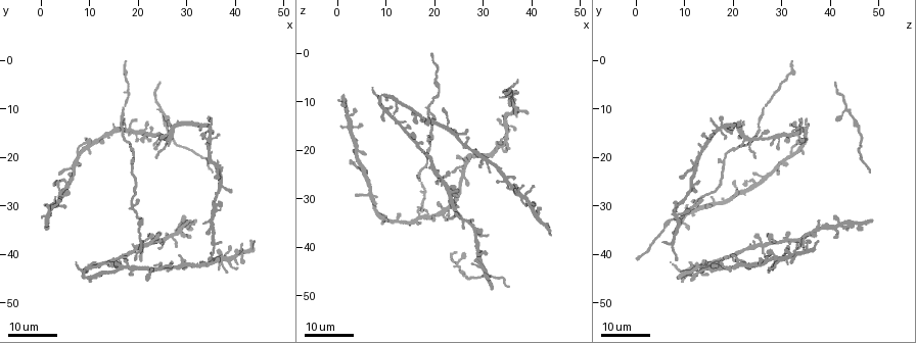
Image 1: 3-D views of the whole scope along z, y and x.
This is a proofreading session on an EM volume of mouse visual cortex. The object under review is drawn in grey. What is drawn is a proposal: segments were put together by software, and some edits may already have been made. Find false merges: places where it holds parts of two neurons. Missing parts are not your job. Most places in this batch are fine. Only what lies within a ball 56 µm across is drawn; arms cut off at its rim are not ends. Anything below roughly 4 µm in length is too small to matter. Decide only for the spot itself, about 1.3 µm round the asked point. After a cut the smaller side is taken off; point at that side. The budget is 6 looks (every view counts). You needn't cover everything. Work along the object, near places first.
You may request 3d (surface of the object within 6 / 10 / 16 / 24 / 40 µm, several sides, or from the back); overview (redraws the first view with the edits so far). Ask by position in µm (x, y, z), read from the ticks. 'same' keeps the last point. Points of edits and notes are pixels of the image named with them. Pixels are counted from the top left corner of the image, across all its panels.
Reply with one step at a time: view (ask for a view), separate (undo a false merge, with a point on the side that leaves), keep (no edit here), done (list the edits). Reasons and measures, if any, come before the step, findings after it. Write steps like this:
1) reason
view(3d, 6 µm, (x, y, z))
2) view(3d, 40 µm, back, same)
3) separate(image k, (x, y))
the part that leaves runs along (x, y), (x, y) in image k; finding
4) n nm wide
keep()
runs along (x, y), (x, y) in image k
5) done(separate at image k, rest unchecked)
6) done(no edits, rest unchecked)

four or more arms meet
view(3d, 24 µm, (22.5, 14.5, 32.0))

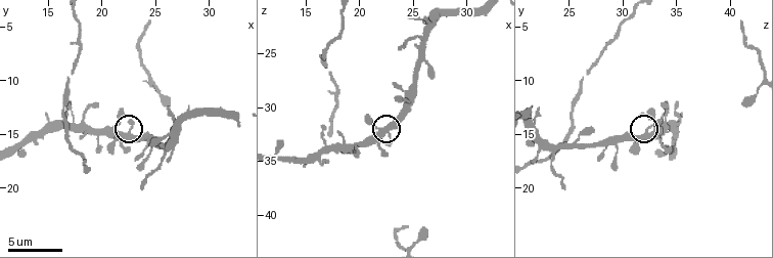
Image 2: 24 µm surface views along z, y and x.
closer look
view(3d, 6 µm, (22.4, 14.6, 32.2))

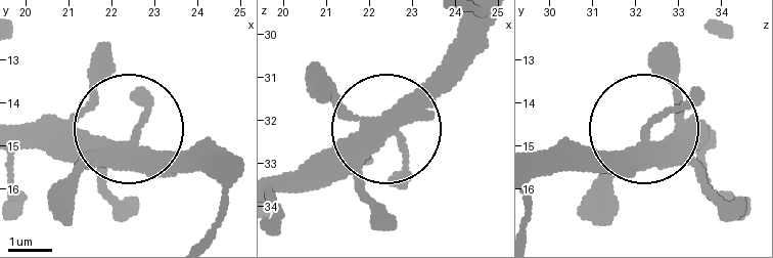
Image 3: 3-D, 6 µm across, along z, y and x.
view(3d, 6 µm, back, (22.55, 14.85, 32.25))

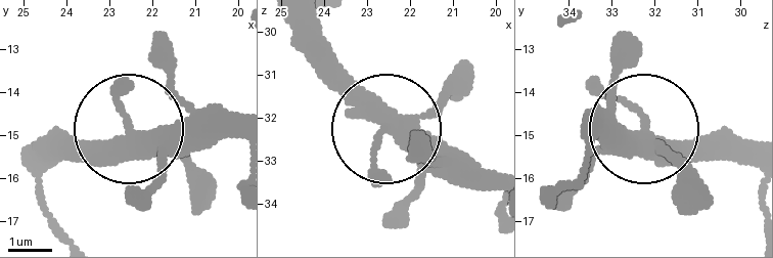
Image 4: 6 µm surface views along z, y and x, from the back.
4 arms
keep()
runs along (234, 123), (168, 123), (91, 145), (50, 137) in image 4; continuous, no second neuron

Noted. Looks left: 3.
three arms meet
view(3d, 6 µm, (26.2, 16.6, 23.4))

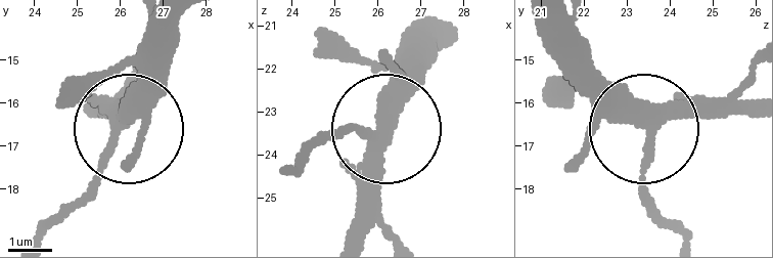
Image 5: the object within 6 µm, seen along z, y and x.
view(3d, 6 µm, back, (25.95, 16.60, 23.45))

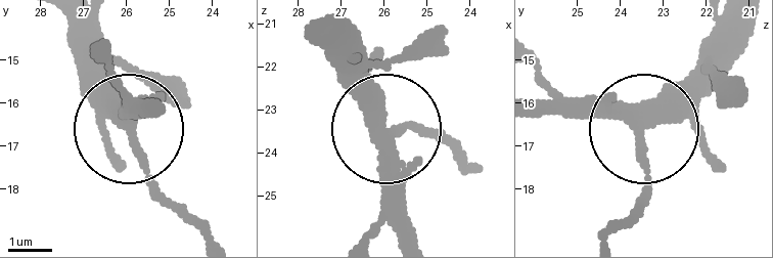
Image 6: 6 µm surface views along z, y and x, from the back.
330 nm wide
keep()
runs along (414, 238), (399, 149), (333, 65) in image 6; one neuron here

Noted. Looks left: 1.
done(no edits, rest unchecked)

